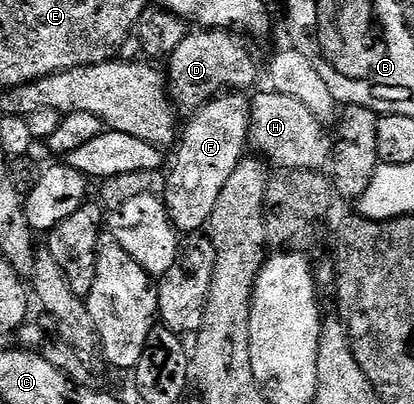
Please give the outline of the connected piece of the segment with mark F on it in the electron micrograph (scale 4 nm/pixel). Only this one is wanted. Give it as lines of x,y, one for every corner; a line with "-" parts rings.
221,93
195,112
185,127
183,124
175,148
176,164
167,172
168,184
162,196
177,232
196,233
207,228
210,213
218,205
218,193
222,193
230,173
245,158
251,112
247,94

